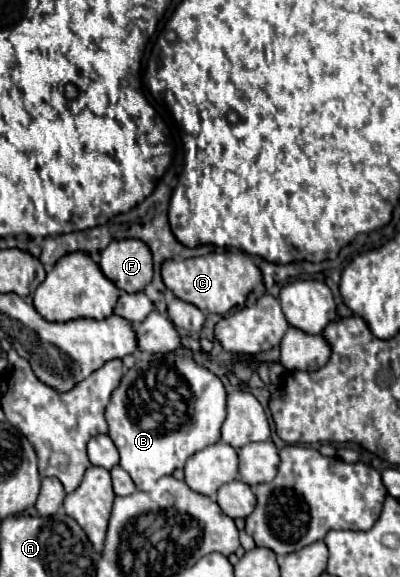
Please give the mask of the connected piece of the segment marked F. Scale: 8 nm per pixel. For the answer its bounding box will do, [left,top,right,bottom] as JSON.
[100,239,152,293]

